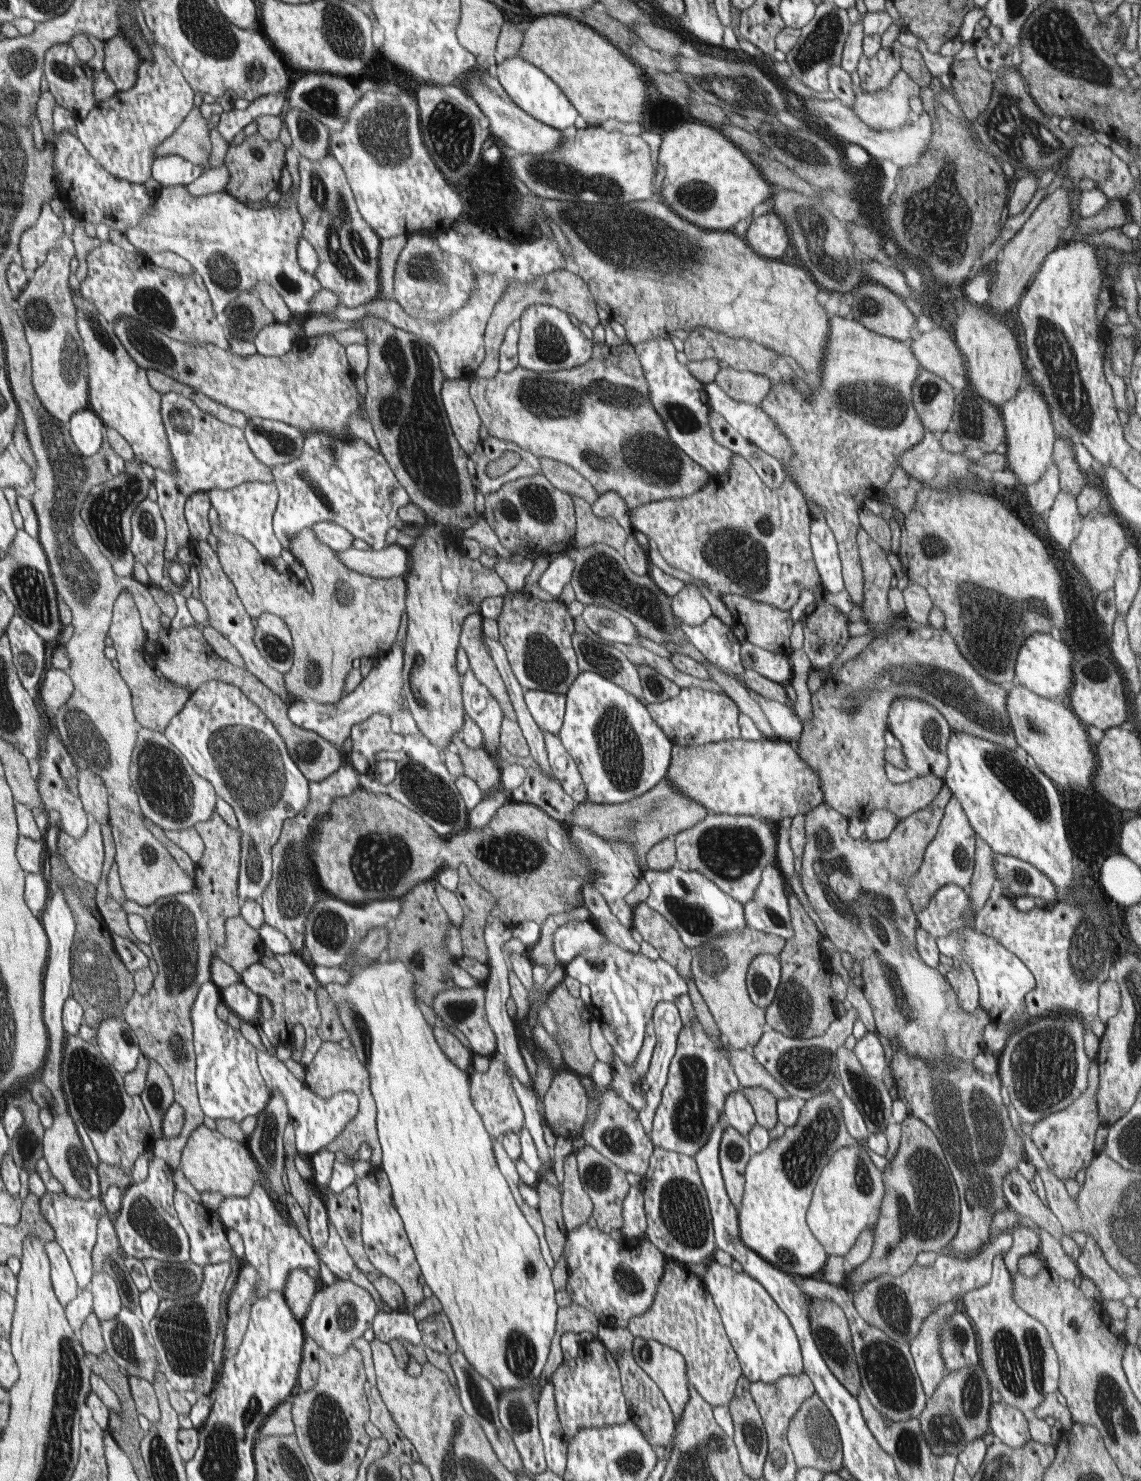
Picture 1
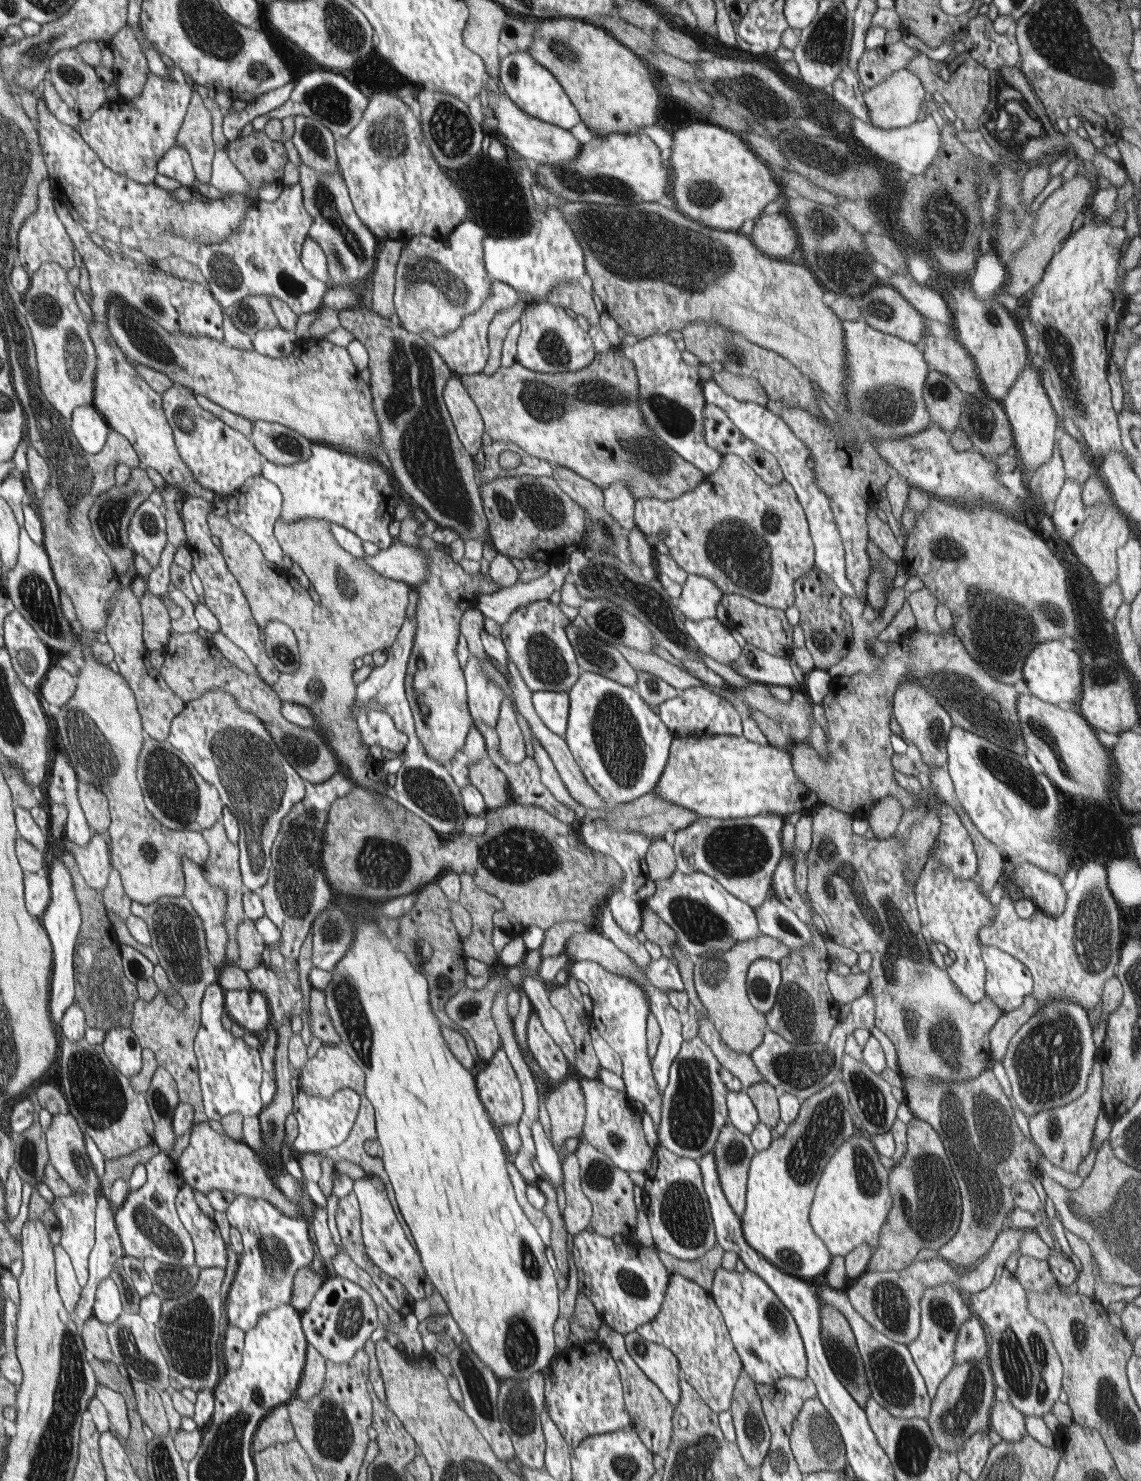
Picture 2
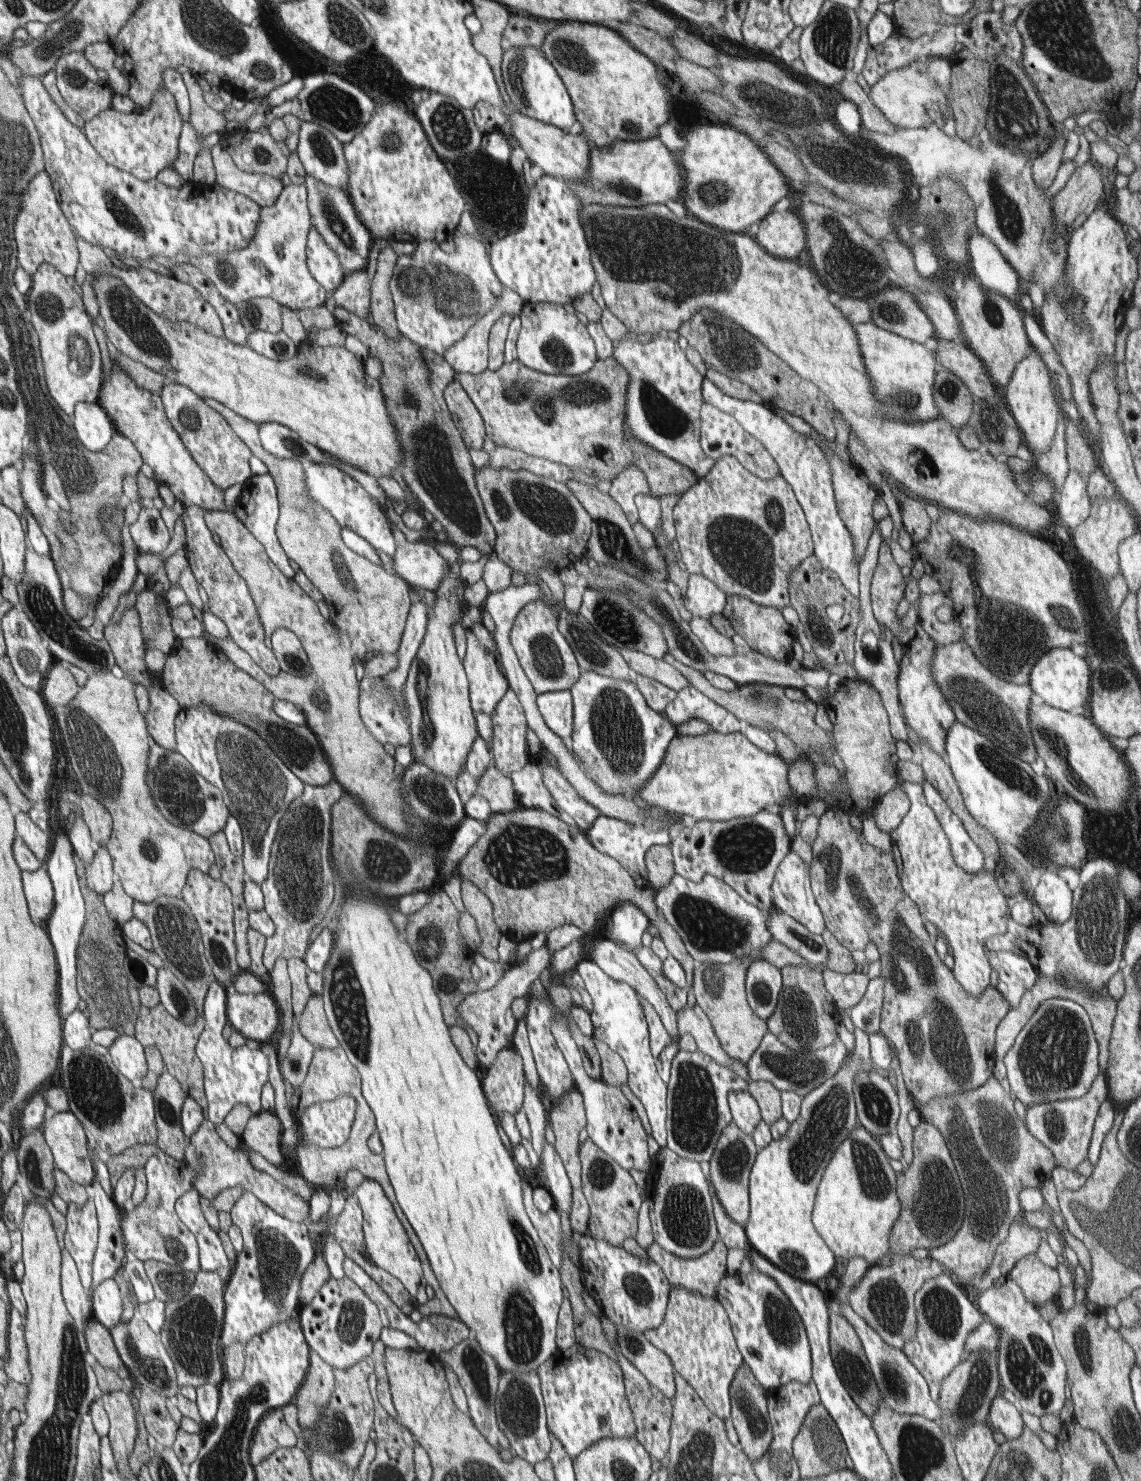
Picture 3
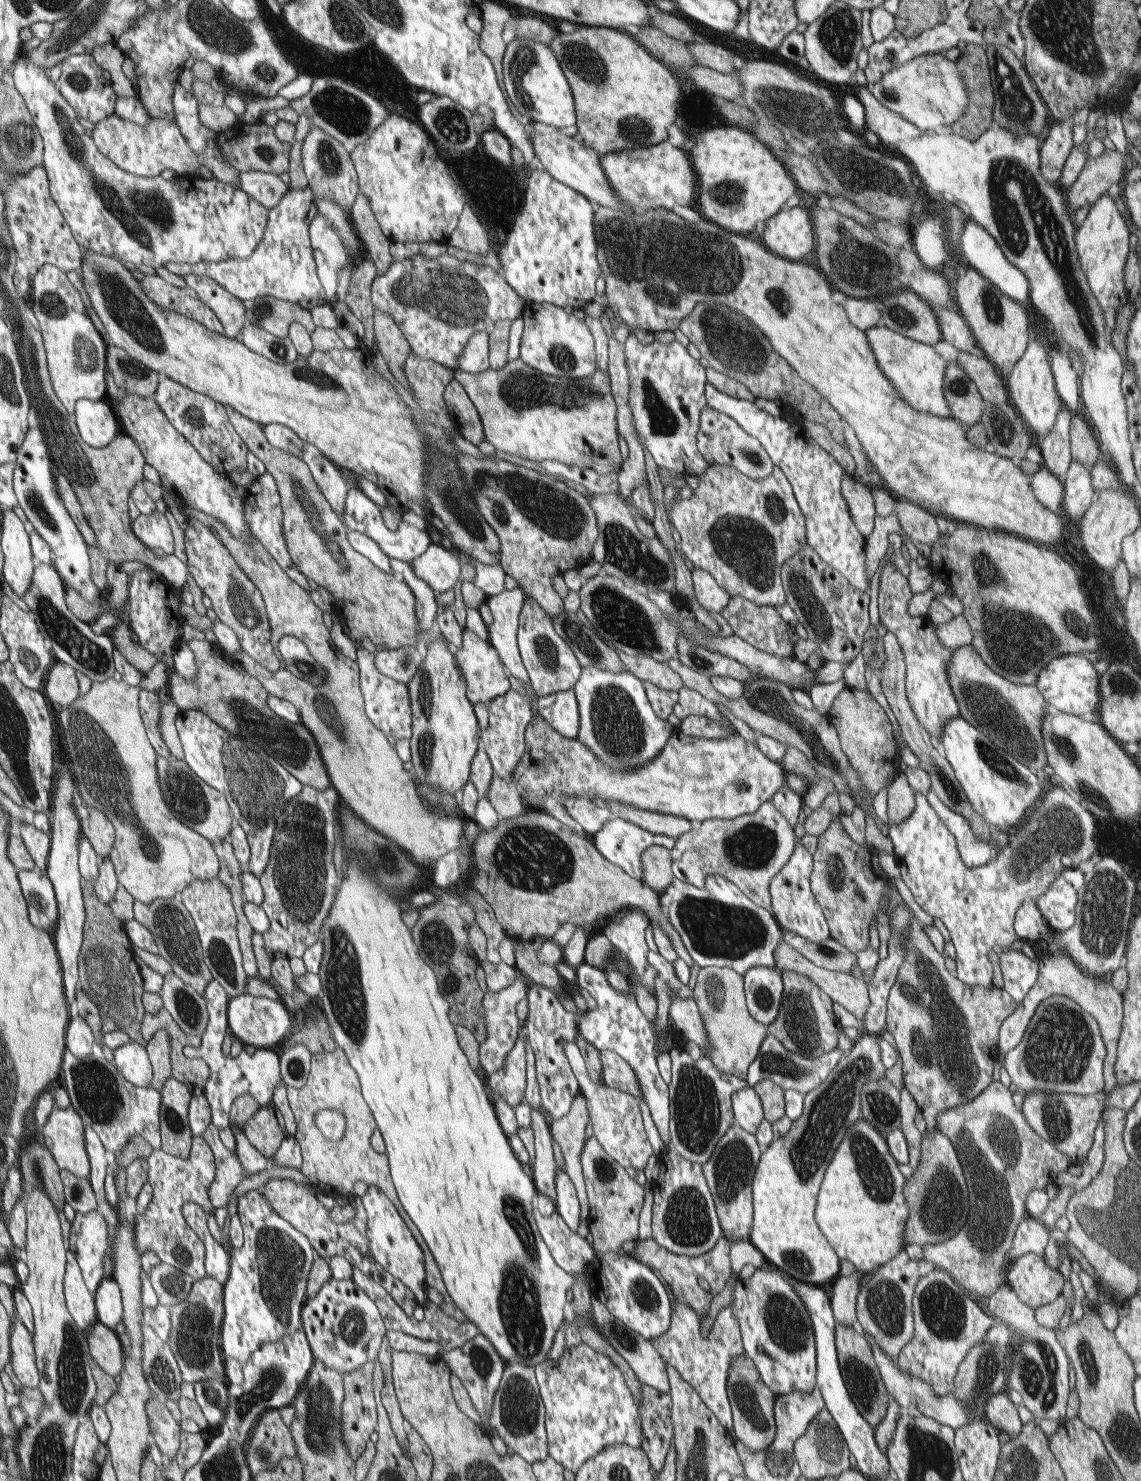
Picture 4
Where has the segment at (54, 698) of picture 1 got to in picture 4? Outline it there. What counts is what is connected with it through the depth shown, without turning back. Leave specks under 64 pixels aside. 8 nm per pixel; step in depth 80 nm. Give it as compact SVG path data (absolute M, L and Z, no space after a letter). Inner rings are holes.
M59 661L56 662L48 672L42 689L54 707L71 706L79 698L80 691L75 668Z

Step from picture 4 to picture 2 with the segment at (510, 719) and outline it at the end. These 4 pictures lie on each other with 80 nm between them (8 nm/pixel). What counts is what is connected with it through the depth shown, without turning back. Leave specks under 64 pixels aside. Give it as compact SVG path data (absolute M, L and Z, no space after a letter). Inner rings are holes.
M503 700L500 708L500 715L495 724L499 742L499 753L512 769L517 769L518 765L524 761L526 756L526 744L524 736L518 725L518 712L514 712L514 706L510 700Z

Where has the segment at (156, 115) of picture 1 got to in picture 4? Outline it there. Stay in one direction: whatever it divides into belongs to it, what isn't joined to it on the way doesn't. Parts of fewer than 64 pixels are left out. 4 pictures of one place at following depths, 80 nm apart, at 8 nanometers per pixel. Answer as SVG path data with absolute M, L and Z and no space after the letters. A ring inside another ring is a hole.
M114 114L103 118L95 125L92 134L99 151L103 152L104 156L116 166L129 171L133 176L152 178L159 176L162 170L174 170L174 173L178 175L187 175L204 165L212 171L212 175L216 177L215 180L230 184L232 187L238 187L240 183L238 178L240 172L235 167L218 162L214 154L204 153L200 156L194 154L176 122L149 116L146 127L140 127Z

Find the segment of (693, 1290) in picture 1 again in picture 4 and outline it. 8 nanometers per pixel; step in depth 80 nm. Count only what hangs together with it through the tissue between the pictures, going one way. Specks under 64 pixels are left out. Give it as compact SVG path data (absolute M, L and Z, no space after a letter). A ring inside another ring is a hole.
M676 1300L670 1328L662 1336L653 1338L651 1343L666 1364L673 1366L680 1376L689 1382L705 1405L716 1415L719 1423L730 1432L733 1430L733 1414L727 1390L728 1369L731 1360L744 1352L743 1340L738 1319L730 1307L720 1310L710 1334L704 1339L700 1335L700 1320L707 1315L708 1312L696 1314L693 1308Z

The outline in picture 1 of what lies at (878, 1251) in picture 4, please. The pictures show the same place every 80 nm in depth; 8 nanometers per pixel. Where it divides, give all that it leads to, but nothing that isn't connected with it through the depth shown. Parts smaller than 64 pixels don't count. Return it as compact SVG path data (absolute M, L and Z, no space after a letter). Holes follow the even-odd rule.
M866 1144L840 1148L826 1163L815 1185L806 1220L812 1234L829 1256L844 1257L858 1241L859 1234L877 1224L884 1184L882 1171L868 1156Z

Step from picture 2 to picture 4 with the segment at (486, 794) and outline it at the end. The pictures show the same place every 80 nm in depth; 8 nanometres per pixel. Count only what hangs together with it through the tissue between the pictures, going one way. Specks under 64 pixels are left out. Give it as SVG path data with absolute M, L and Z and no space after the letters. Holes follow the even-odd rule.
M496 776L492 778L487 798L496 809L500 819L516 818L525 814L529 808L516 783Z

